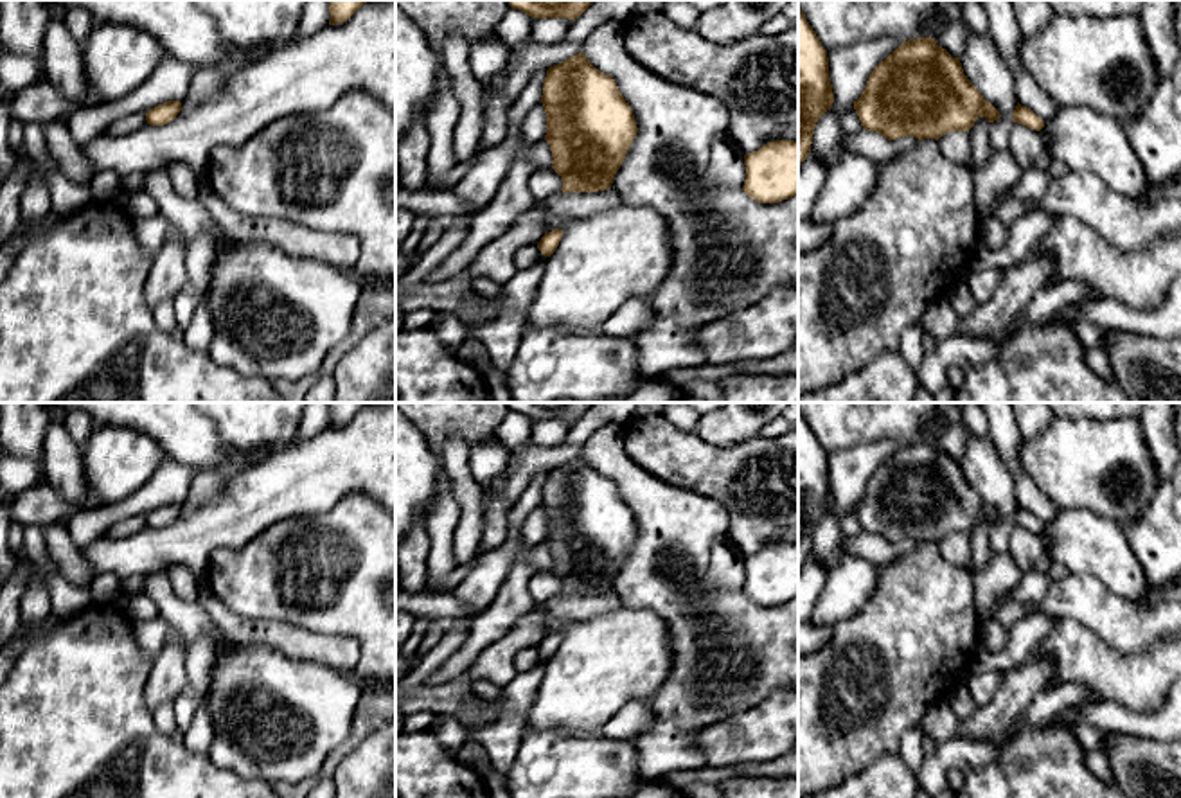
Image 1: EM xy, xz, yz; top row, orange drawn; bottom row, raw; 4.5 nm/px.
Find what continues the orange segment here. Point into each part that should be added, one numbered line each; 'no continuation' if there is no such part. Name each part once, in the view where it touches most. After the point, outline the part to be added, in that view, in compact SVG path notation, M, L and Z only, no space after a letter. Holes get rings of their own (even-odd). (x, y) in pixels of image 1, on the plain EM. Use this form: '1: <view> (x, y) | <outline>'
no continuation

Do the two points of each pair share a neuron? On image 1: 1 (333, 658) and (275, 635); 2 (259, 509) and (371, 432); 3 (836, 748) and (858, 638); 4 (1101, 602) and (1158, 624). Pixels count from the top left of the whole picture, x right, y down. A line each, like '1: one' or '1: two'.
1: one
2: one
3: one
4: one

